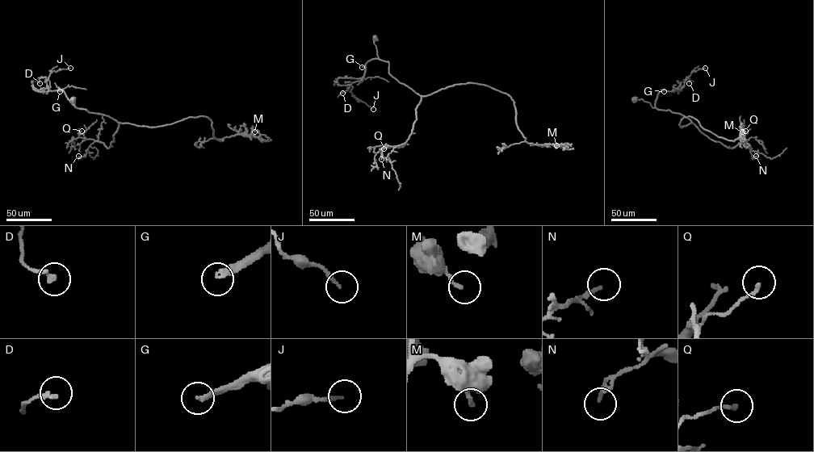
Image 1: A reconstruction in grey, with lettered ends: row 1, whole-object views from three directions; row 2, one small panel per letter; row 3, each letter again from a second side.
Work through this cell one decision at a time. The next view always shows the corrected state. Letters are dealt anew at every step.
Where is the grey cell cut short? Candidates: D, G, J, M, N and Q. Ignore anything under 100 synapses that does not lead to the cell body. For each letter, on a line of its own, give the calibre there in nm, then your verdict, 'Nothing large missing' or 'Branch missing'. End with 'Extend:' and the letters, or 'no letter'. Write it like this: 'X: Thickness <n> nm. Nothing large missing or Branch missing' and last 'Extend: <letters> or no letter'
D: Thickness 180 nm. Nothing large missing
G: Thickness 240 nm. Branch missing
J: Thickness 160 nm. Nothing large missing
M: Thickness 170 nm. Nothing large missing
N: Thickness 170 nm. Nothing large missing
Q: Thickness 160 nm. Nothing large missing
Extend: G

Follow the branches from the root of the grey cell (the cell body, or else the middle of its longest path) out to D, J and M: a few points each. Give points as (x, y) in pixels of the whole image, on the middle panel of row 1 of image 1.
D: (375, 38), (378, 57), (369, 60), (363, 77), (353, 82), (348, 90), (342, 93)
J: (375, 38), (378, 57), (369, 60), (365, 64), (364, 77), (350, 85), (354, 95), (373, 109)
M: (375, 38), (388, 73), (421, 95), (455, 85), (487, 85), (510, 97), (526, 141), (556, 145)

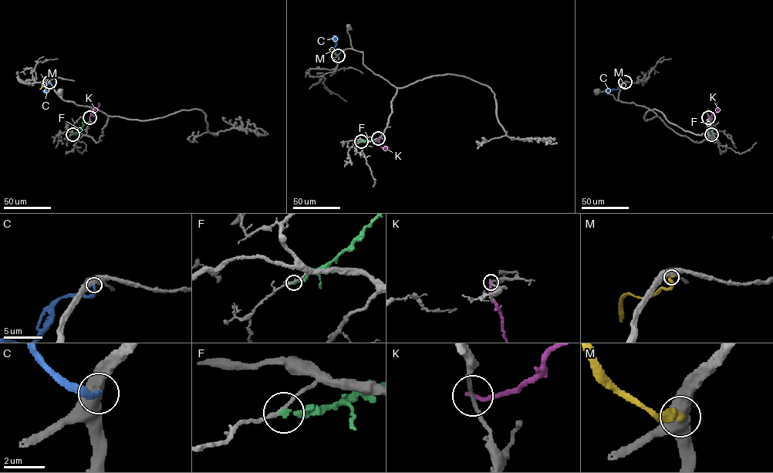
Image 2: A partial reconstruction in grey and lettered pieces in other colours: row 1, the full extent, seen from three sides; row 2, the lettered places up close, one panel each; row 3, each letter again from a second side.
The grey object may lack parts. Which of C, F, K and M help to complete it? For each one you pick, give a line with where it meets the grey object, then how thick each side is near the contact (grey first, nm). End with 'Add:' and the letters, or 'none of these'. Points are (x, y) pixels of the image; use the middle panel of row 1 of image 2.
Add: none of these

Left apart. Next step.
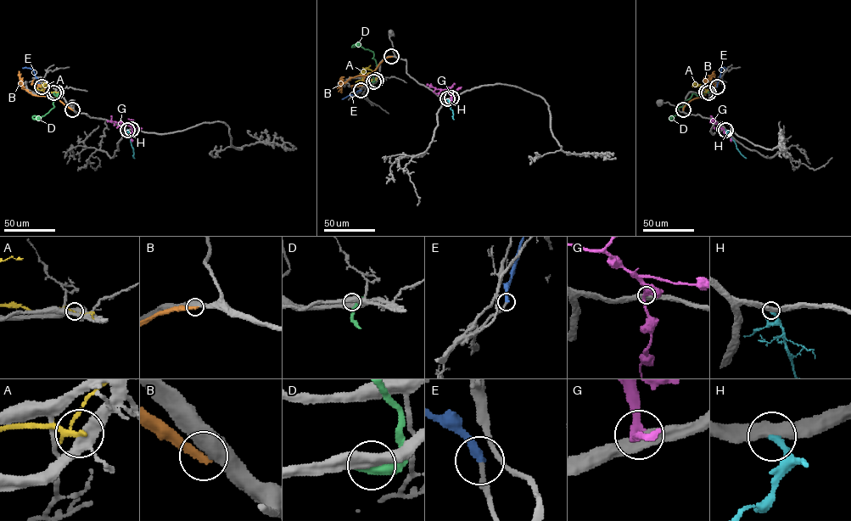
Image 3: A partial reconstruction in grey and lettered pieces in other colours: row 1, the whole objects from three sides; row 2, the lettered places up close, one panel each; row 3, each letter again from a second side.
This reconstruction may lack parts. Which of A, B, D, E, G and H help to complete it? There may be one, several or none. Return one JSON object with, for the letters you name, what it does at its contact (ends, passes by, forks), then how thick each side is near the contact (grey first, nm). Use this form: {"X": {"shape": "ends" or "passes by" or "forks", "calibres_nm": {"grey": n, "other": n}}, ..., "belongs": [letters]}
{"E": {"shape": "ends", "calibres_nm": {"grey": 180, "other": 320}}, "belongs": ["E"]}

